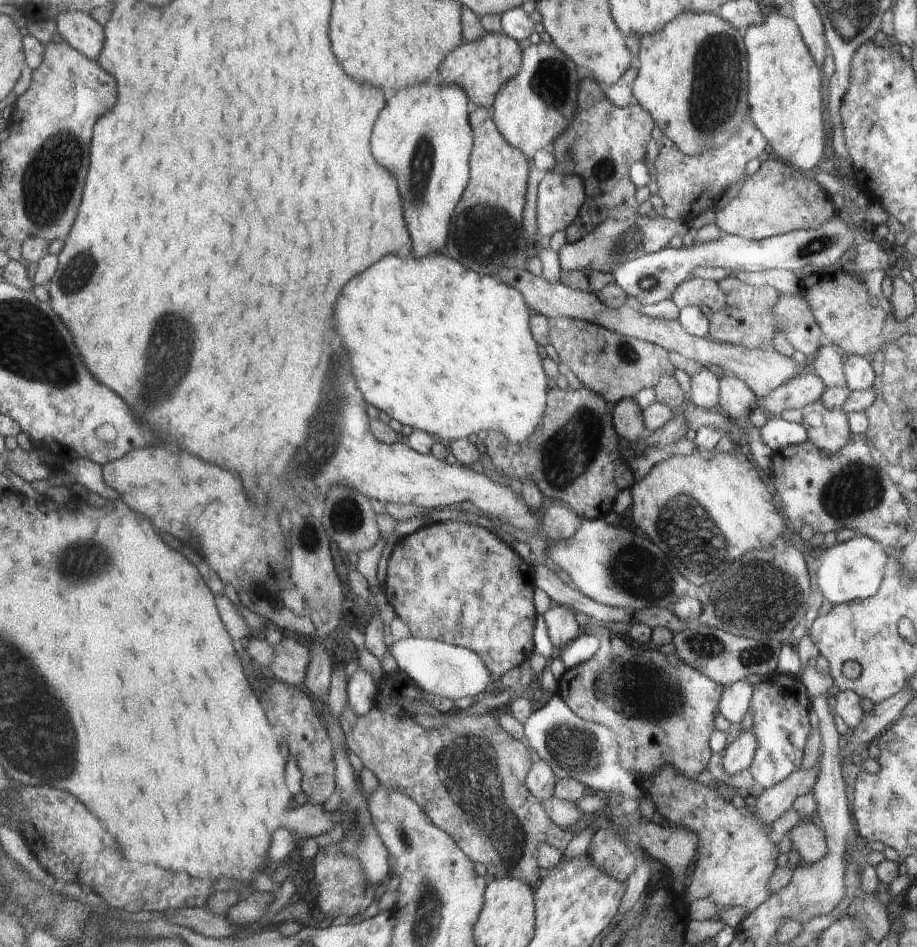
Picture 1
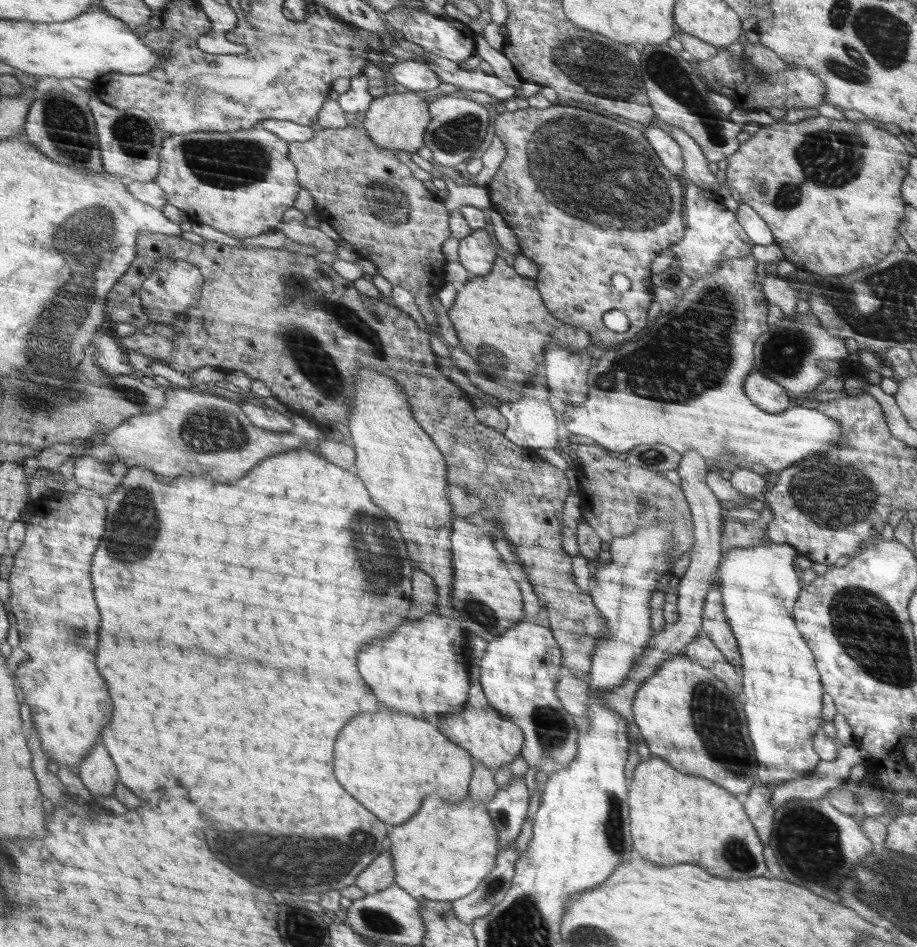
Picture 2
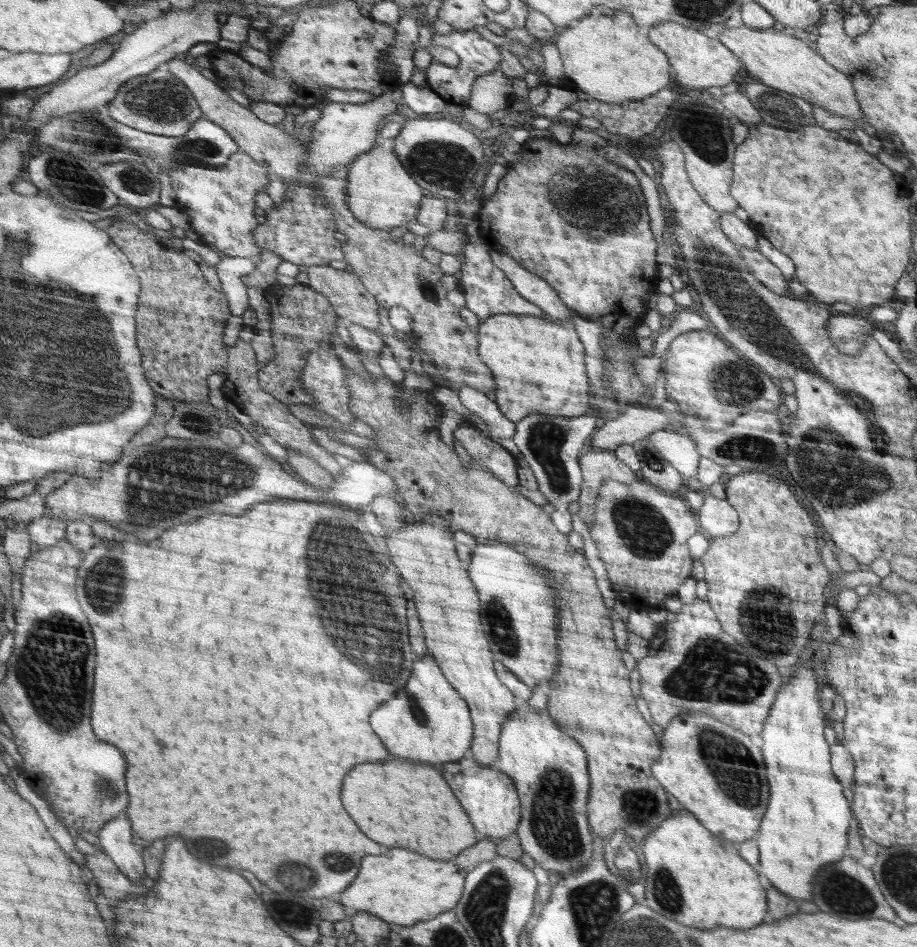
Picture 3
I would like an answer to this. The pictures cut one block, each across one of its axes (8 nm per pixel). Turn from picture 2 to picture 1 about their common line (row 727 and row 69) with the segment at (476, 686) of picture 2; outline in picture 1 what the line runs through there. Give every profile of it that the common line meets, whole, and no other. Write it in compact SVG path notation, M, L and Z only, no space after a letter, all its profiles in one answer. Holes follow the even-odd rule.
M503 32L486 33L474 42L463 43L452 54L448 54L429 82L432 86L458 86L464 90L474 106L491 108L495 104L496 94L504 84L520 72L520 44Z

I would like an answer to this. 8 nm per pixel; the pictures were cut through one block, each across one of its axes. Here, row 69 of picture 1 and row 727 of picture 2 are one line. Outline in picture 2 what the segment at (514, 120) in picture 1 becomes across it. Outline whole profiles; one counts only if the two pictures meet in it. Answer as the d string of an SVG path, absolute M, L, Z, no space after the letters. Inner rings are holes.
M523 618L514 627L510 627L504 634L487 643L485 654L480 660L480 684L486 693L488 703L500 711L504 717L514 721L524 729L526 742L521 755L529 767L545 772L548 777L556 771L568 768L572 760L576 759L576 726L567 709L562 708L558 700L556 684L560 681L560 664L563 664L563 651L550 630L548 618Z

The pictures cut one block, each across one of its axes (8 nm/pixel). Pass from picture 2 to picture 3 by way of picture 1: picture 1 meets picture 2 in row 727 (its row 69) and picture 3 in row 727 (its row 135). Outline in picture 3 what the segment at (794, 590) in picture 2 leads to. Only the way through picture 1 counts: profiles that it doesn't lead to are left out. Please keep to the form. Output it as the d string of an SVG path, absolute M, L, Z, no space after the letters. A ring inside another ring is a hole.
M814 665L788 670L789 681L780 687L771 716L759 734L764 740L772 804L757 834L759 862L755 872L788 897L802 900L812 900L810 882L818 877L818 870L846 855L848 824L851 824L851 806L842 794L841 781L831 768L816 671Z

